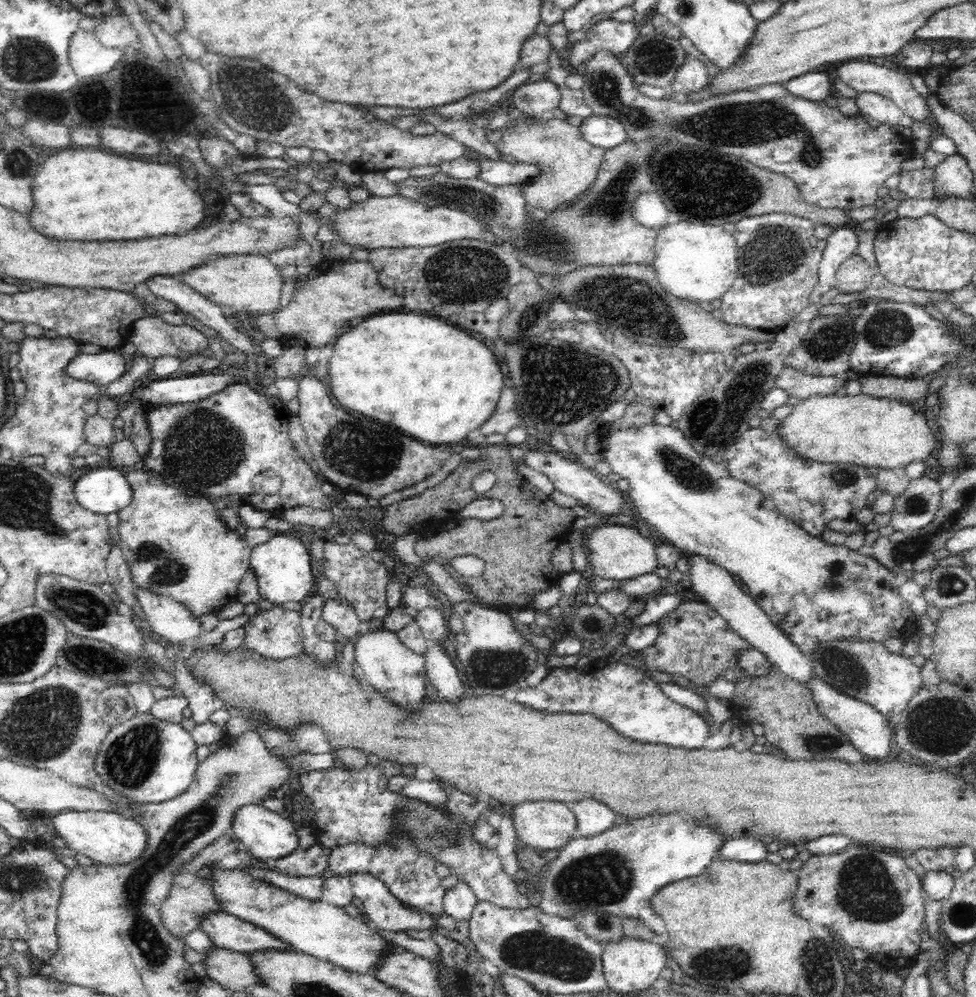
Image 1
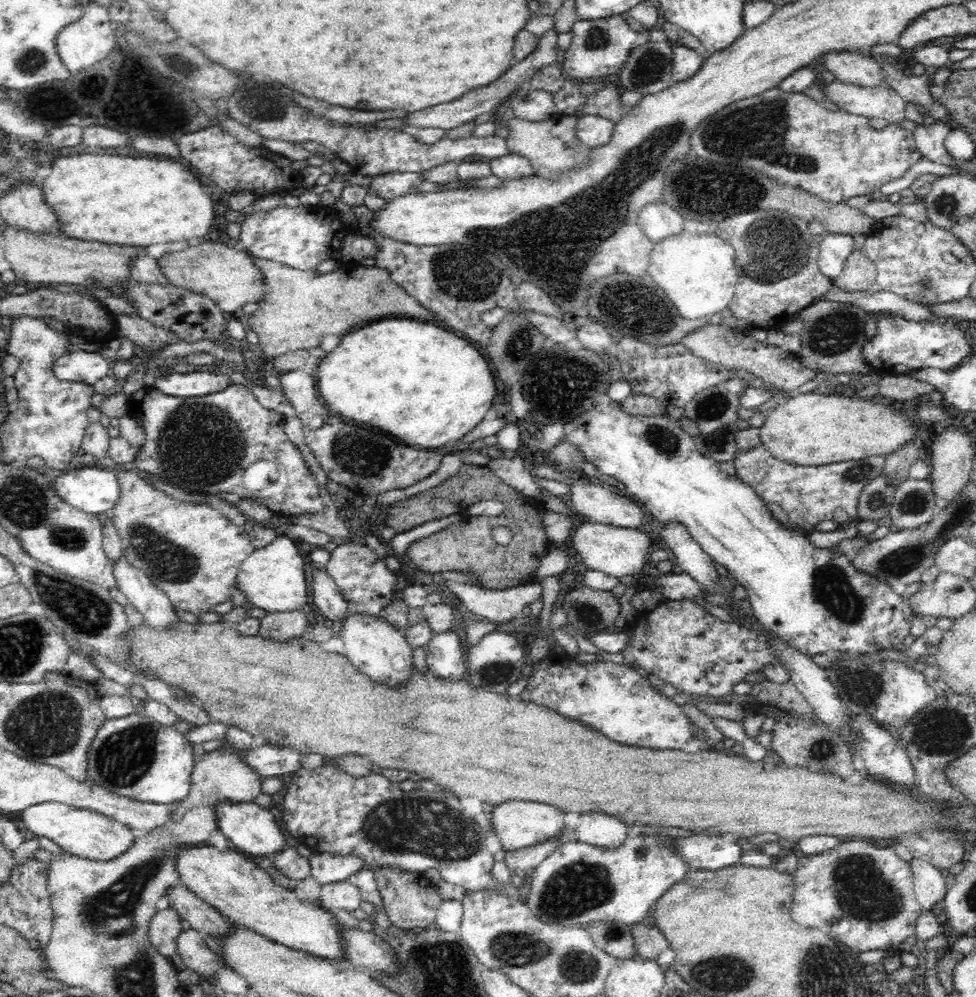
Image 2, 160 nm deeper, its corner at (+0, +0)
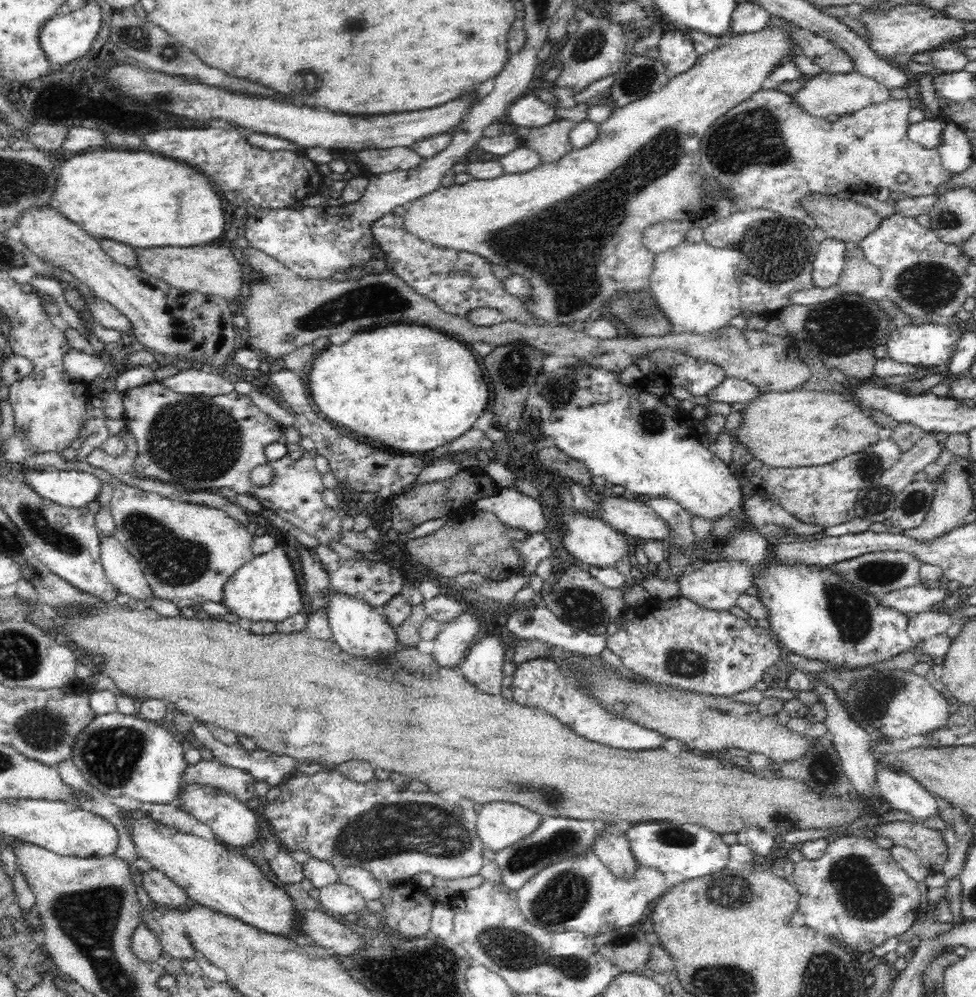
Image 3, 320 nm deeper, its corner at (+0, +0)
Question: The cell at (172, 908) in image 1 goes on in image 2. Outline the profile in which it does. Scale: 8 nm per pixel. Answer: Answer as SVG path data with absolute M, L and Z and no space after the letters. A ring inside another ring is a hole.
M169 906L166 910L158 910L149 922L149 940L160 954L167 957L175 954L177 936L184 931L180 918L181 916Z

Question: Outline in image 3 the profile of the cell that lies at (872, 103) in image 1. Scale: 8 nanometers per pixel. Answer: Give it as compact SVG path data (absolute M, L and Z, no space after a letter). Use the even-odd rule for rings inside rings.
M823 71L816 76L808 77L808 82L793 94L796 106L809 111L816 118L826 118L830 114L836 116L850 115L870 105L892 100L889 88L882 86L877 80L864 76L858 71L847 73L829 73Z

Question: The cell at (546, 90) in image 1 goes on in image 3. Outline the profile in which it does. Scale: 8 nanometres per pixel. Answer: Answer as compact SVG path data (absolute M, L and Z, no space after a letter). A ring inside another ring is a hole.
M528 91L511 104L506 113L515 126L538 128L558 119L555 107Z

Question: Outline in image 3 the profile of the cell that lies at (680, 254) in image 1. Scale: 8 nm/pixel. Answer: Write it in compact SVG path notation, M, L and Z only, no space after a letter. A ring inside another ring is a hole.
M705 240L689 242L656 253L649 290L674 330L706 334L730 325L740 308L738 266L742 260L734 247L716 247Z

